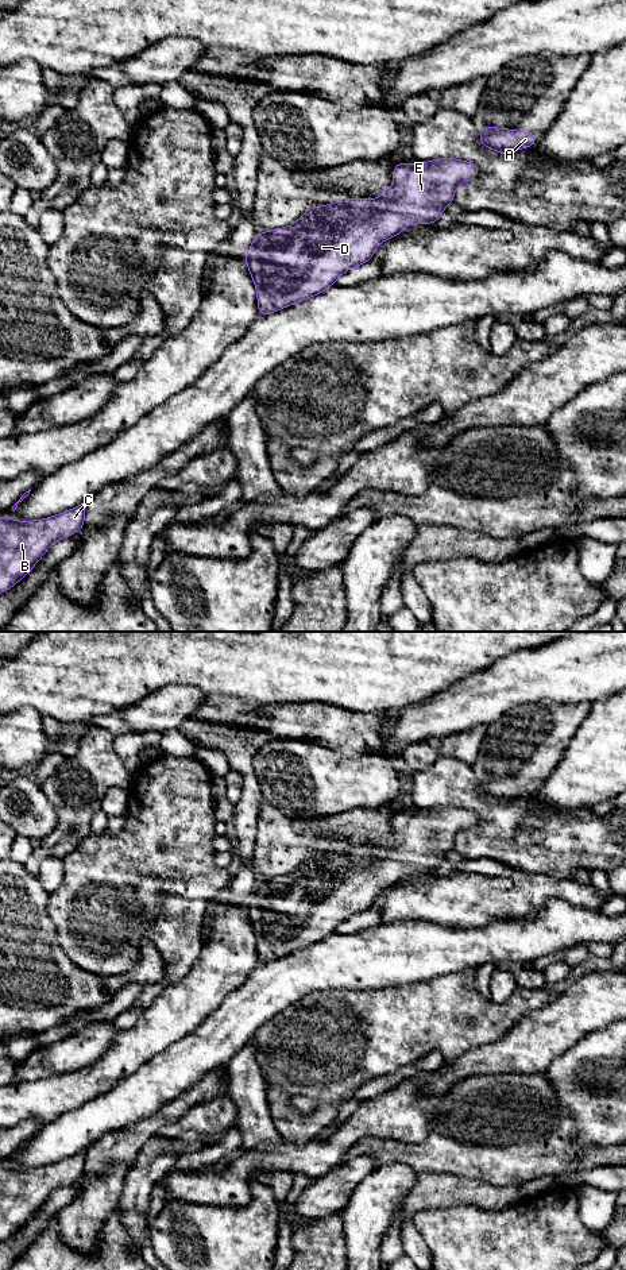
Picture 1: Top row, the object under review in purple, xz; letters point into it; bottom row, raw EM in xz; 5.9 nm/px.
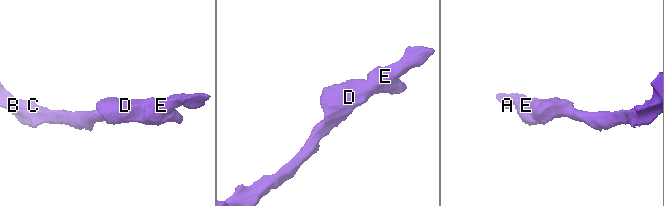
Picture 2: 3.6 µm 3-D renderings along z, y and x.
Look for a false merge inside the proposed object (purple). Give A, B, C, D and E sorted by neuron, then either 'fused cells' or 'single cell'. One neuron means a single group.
A B C D E; single cell

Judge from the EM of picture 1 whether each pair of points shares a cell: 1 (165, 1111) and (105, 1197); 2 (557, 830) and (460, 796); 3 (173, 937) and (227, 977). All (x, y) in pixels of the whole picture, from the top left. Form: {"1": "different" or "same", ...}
{"1": "same", "2": "same", "3": "different"}

